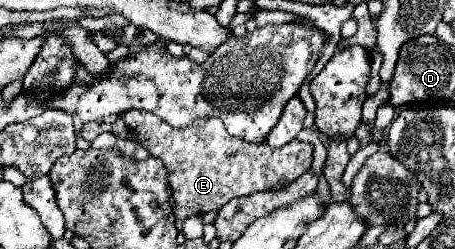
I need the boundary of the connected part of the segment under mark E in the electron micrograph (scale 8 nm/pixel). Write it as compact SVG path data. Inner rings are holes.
M126 110L118 114L114 124L88 122L82 126L80 136L94 140L98 134L110 132L122 140L134 140L144 146L152 156L160 158L168 168L168 182L176 198L176 226L182 228L182 218L204 214L222 208L228 200L250 196L254 192L272 190L278 184L292 184L312 164L312 144L292 140L286 146L272 148L266 142L246 142L230 136L218 118L196 118L190 126L174 128L162 118L146 110Z

